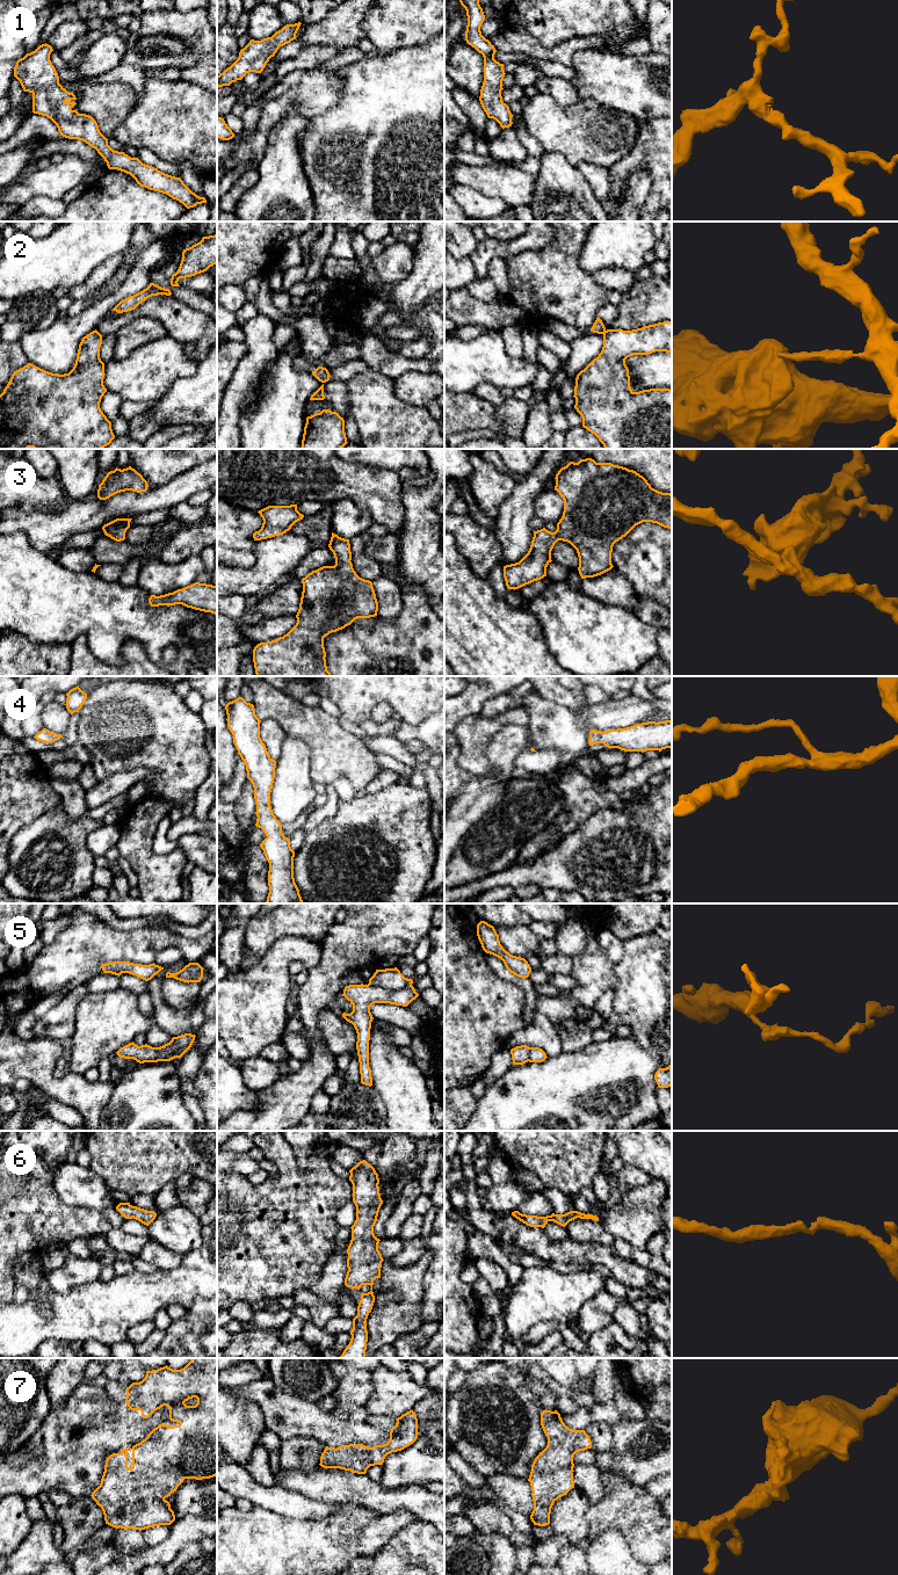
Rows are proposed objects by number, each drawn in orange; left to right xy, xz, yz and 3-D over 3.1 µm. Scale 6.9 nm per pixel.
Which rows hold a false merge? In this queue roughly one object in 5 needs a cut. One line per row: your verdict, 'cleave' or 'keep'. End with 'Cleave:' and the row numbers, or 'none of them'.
1: keep
2: cleave
3: keep
4: keep
5: cleave
6: keep
7: keep
Cleave: 2, 5

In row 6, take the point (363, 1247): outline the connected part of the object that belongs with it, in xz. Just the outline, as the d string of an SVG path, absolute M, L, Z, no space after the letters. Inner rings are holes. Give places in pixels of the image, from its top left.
M365 1160L360 1161L350 1170L349 1181L353 1184L353 1202L356 1206L356 1220L352 1228L352 1240L347 1249L347 1275L345 1285L360 1290L370 1285L371 1291L361 1293L357 1315L353 1319L352 1338L339 1358L367 1358L367 1319L372 1309L375 1295L374 1280L381 1278L382 1262L378 1250L379 1239L374 1234L379 1209L383 1204L379 1193L379 1178L375 1168Z

